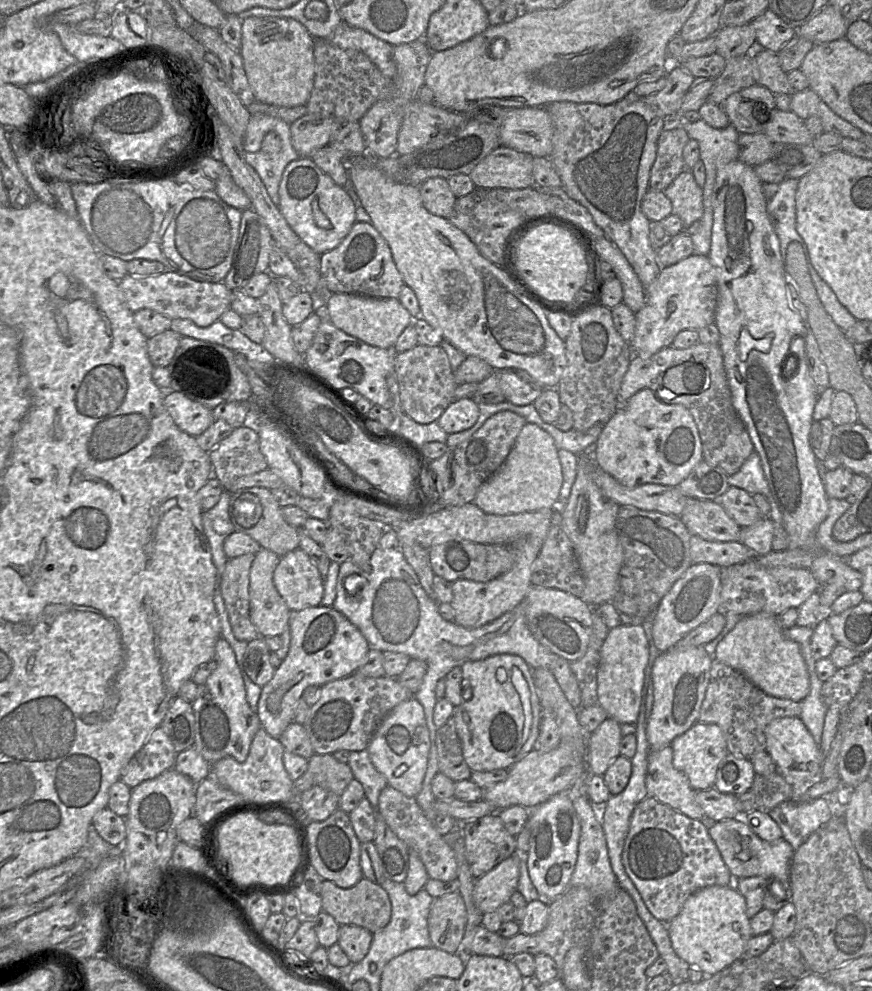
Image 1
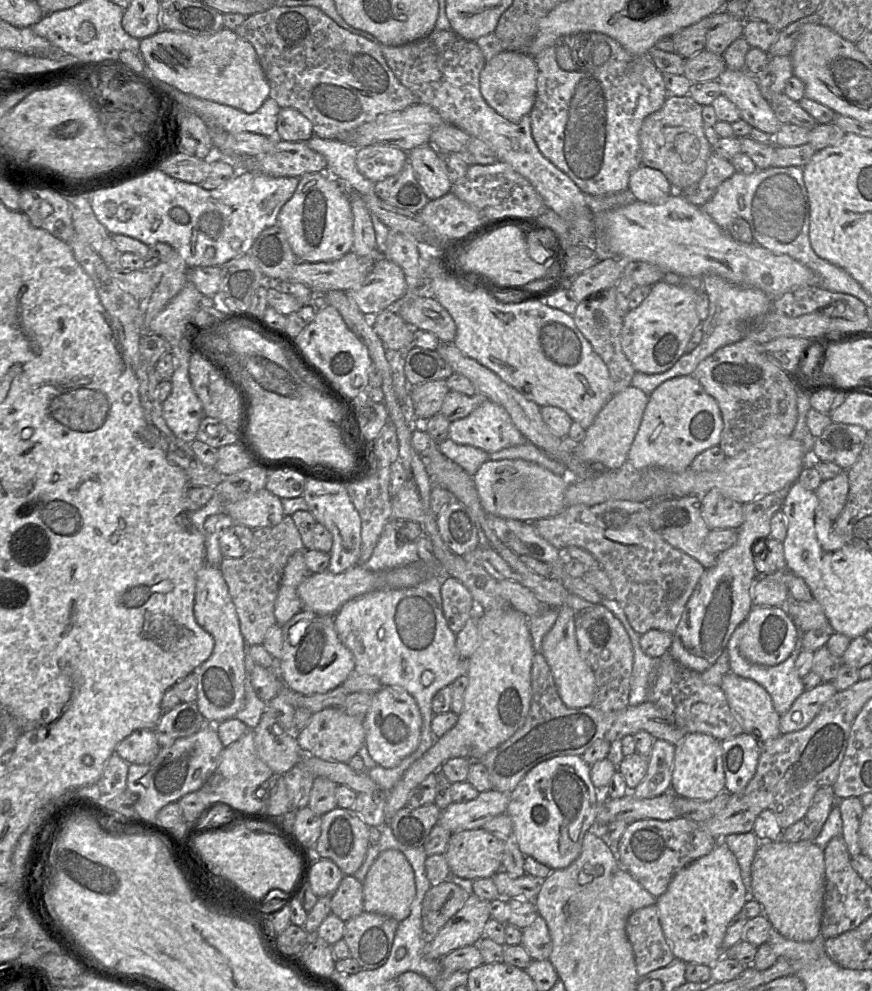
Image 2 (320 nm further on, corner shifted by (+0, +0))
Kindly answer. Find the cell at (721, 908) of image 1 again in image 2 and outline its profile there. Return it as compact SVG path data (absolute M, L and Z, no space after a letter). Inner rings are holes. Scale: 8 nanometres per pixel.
M722 841L707 855L677 871L666 892L656 899L658 918L674 957L687 964L713 965L723 956L722 943L728 925L741 912L749 898L749 892L741 878L738 861L728 846Z

